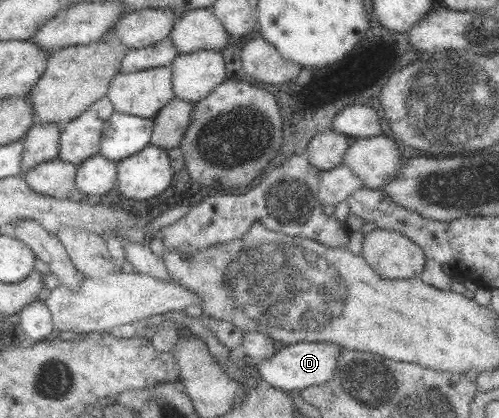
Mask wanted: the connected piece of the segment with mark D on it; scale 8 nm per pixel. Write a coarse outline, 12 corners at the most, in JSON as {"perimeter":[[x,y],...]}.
{"perimeter":[[283,345],[256,365],[263,384],[301,391],[332,379],[342,347]]}

